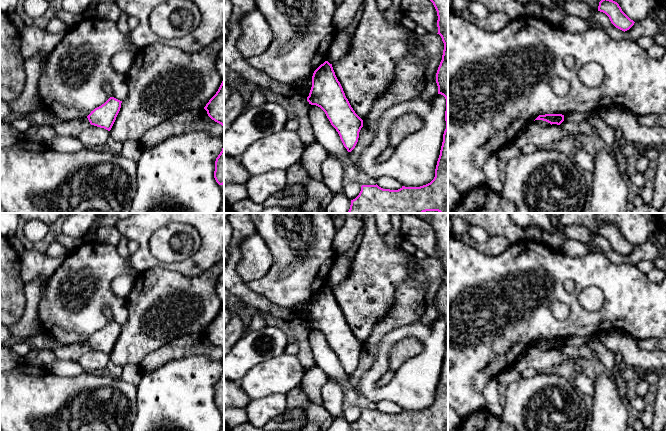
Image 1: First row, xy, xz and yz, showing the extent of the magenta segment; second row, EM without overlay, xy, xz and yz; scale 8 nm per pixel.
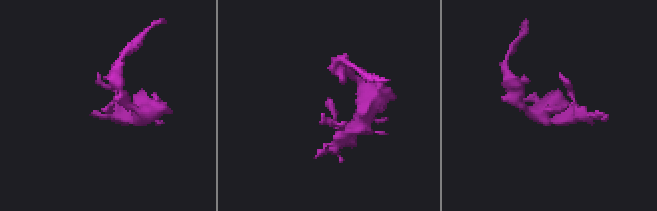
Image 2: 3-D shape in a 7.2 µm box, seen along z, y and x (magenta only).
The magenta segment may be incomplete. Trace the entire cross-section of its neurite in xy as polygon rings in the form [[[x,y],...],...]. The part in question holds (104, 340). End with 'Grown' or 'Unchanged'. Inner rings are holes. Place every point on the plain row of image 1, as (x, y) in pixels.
[[[110,321],[87,340],[90,348],[110,355],[120,335],[121,327],[122,325]]]. Unchanged

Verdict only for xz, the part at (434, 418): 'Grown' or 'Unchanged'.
Unchanged

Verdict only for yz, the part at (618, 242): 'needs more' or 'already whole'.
already whole

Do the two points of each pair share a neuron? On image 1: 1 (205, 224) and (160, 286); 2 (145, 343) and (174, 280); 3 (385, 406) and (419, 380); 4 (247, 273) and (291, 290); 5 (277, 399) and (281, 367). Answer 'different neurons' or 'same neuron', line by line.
1: different neurons
2: same neuron
3: different neurons
4: different neurons
5: different neurons

